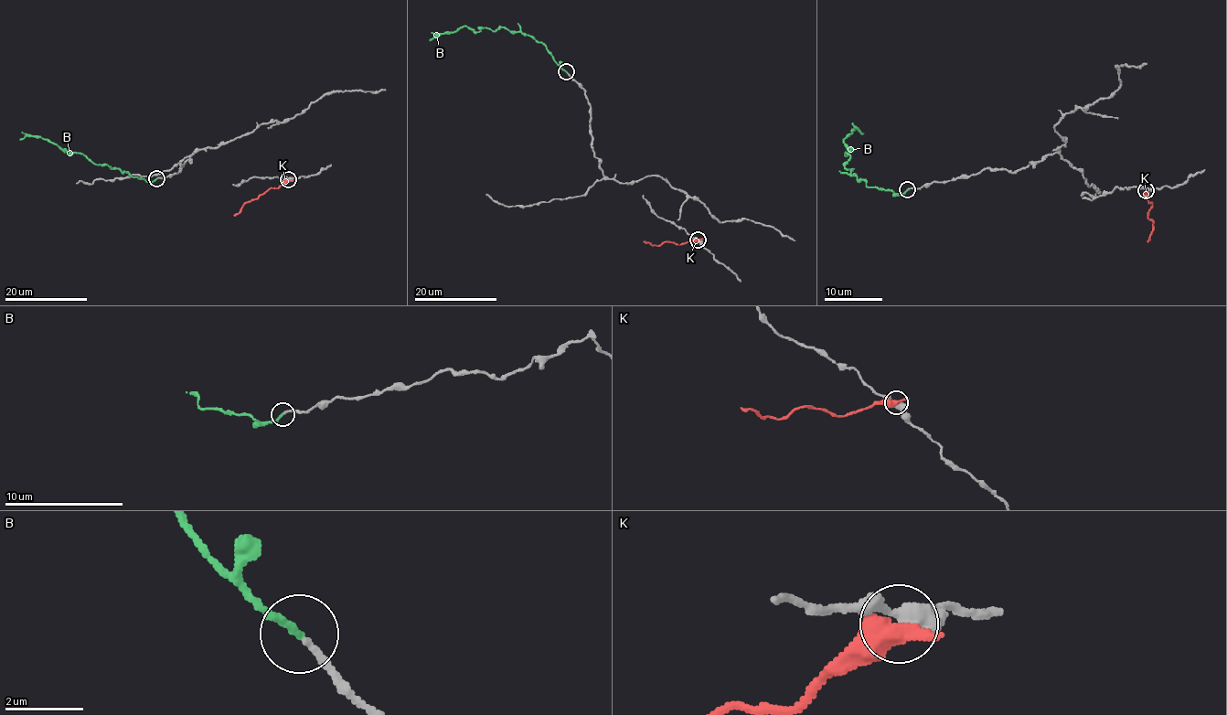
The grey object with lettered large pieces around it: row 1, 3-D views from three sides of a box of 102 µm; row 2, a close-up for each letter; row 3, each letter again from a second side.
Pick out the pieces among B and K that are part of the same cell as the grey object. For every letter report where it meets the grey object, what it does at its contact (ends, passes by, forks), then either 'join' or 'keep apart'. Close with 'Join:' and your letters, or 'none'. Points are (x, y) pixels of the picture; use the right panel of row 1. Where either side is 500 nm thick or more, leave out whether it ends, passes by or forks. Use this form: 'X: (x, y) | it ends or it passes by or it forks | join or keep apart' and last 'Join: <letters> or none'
B: (907, 189) | it ends | join
K: (1146, 190) | keep apart
Join: B

